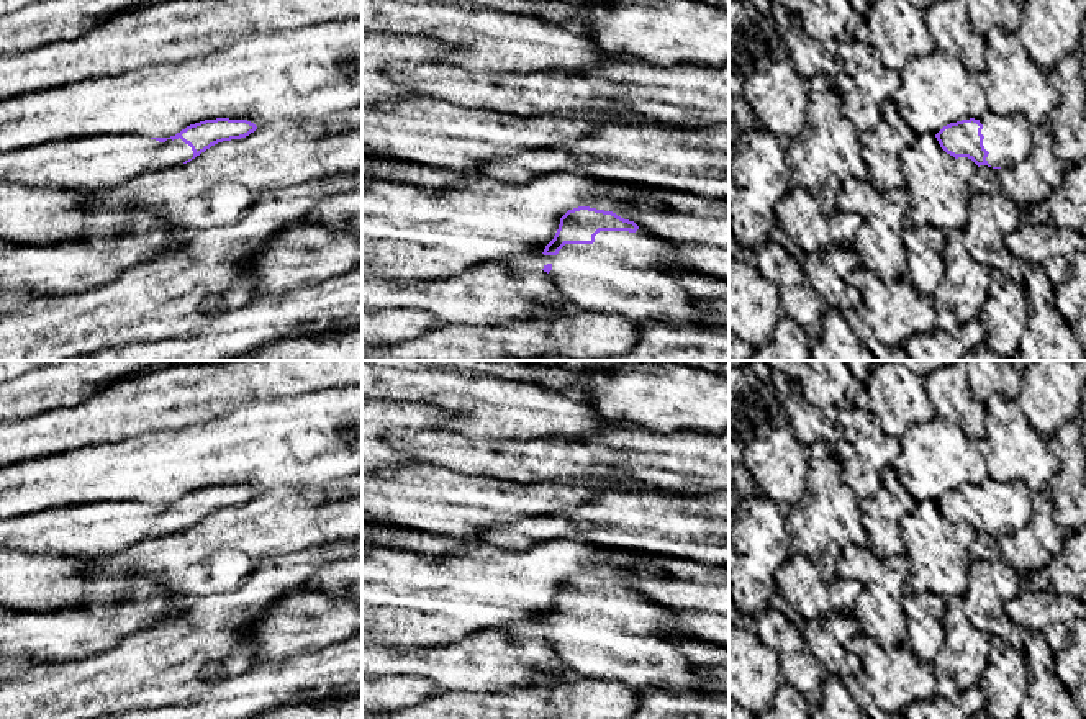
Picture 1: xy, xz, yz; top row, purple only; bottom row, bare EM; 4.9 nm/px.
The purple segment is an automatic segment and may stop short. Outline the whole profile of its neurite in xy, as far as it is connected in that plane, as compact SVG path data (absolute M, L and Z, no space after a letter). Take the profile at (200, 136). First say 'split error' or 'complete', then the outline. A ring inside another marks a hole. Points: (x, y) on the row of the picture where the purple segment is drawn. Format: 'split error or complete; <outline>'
split error; M216 118L190 124L170 138L98 134L54 139L0 152L0 180L93 193L143 174L179 167L218 142L246 138L256 129L247 120Z

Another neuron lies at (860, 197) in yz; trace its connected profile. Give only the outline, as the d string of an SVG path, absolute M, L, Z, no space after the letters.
M845 179L837 193L837 210L857 213L863 219L853 239L860 265L885 282L904 278L906 251L901 233L907 226L909 208L906 188L883 193L868 180Z

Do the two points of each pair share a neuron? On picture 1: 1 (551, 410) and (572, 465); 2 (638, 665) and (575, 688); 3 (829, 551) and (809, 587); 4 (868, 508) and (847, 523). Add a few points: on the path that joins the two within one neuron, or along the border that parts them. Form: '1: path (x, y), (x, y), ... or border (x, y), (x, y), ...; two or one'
1: border (574, 436), (544, 436), (523, 443); two
2: border (572, 672), (582, 677), (621, 682), (638, 690); two
3: border (806, 554), (826, 582); two
4: border (859, 501), (862, 513); two

